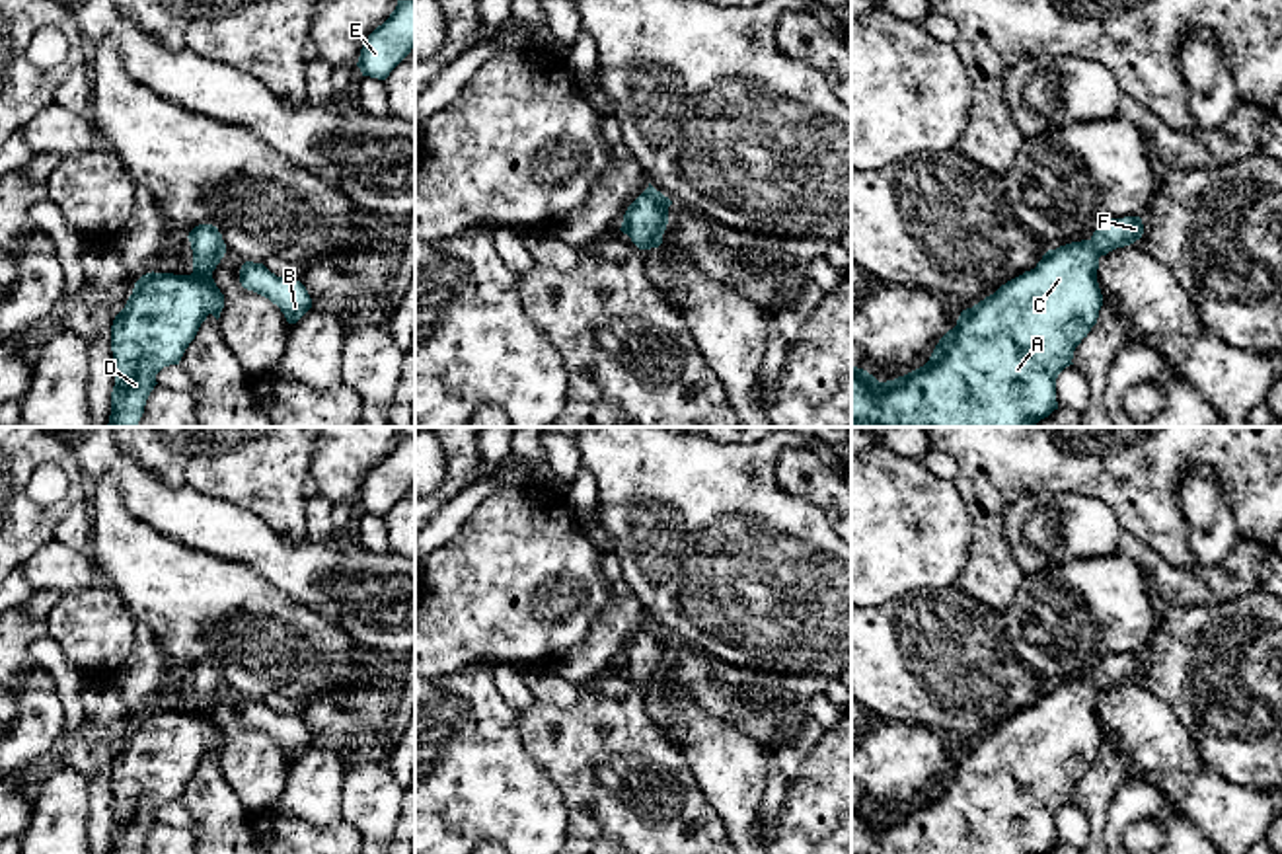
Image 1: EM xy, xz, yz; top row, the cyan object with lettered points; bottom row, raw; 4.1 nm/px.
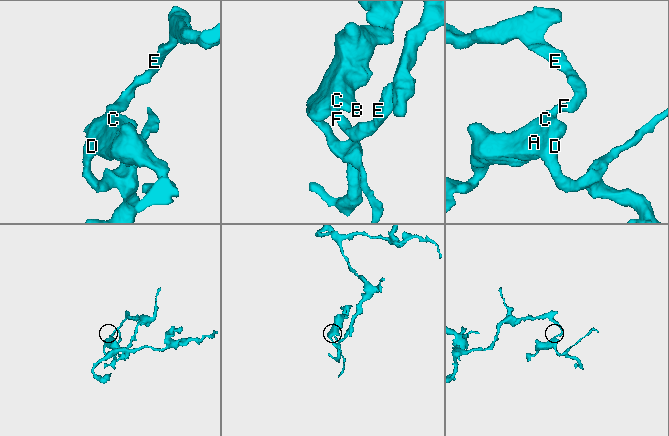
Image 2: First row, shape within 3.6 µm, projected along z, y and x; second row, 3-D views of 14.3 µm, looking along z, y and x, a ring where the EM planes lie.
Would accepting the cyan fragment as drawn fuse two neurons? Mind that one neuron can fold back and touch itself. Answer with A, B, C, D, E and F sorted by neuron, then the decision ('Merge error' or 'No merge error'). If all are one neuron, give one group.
Groups: A B C D E F. No merge error

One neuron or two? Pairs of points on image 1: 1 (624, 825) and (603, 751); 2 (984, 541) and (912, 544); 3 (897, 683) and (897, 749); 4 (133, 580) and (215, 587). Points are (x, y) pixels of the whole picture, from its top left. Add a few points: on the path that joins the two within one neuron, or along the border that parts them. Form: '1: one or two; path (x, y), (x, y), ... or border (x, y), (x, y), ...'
1: one; path (624, 808), (614, 769)
2: two; border (961, 496), (971, 521), (971, 546), (953, 583)
3: two; border (879, 718), (920, 724), (942, 734)
4: one; path (152, 580), (166, 587), (195, 587)

